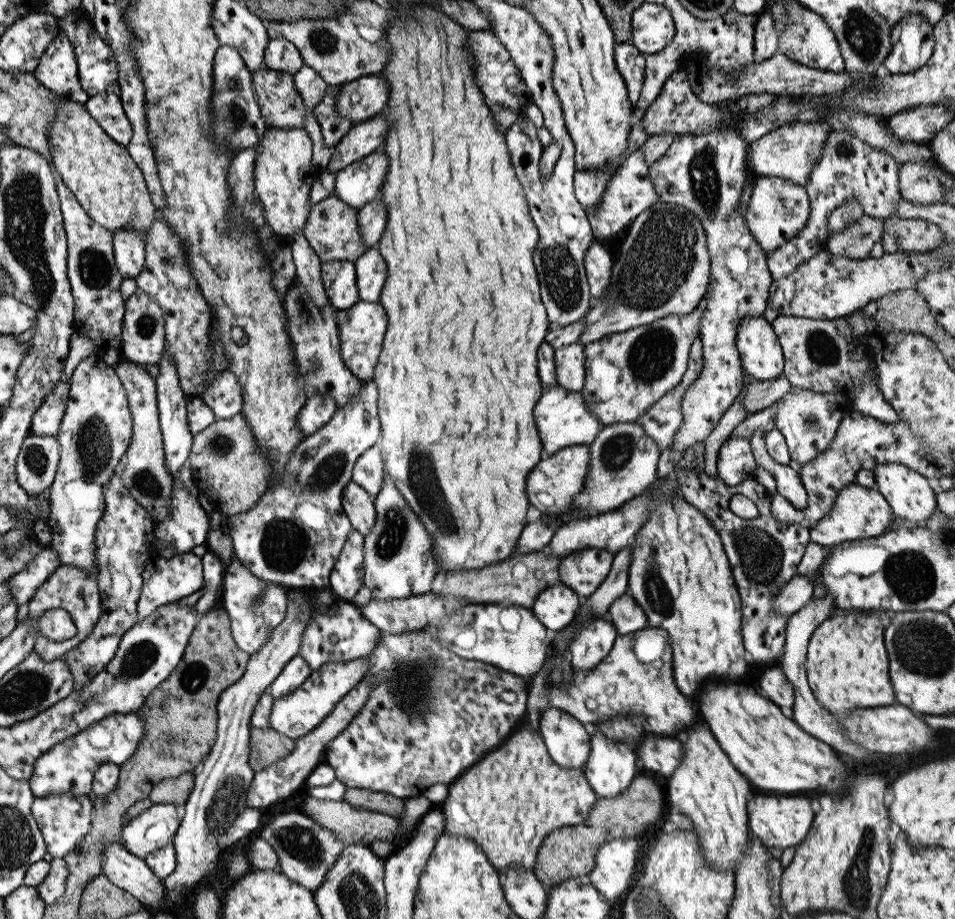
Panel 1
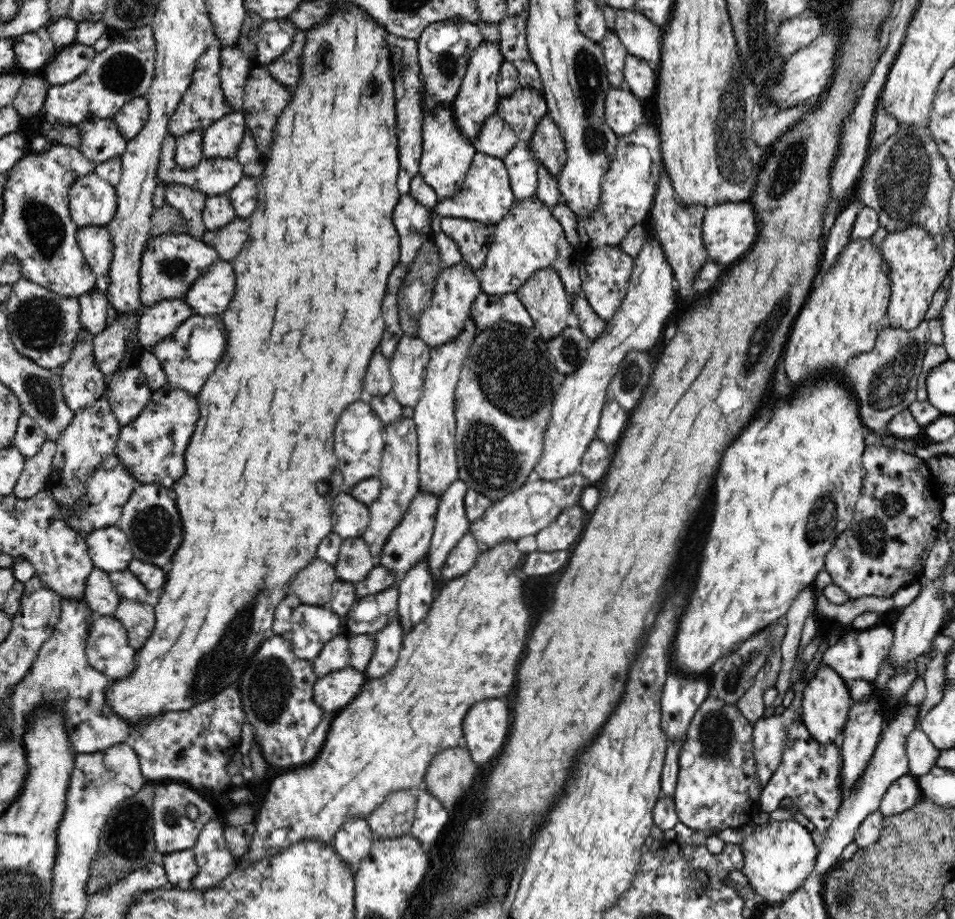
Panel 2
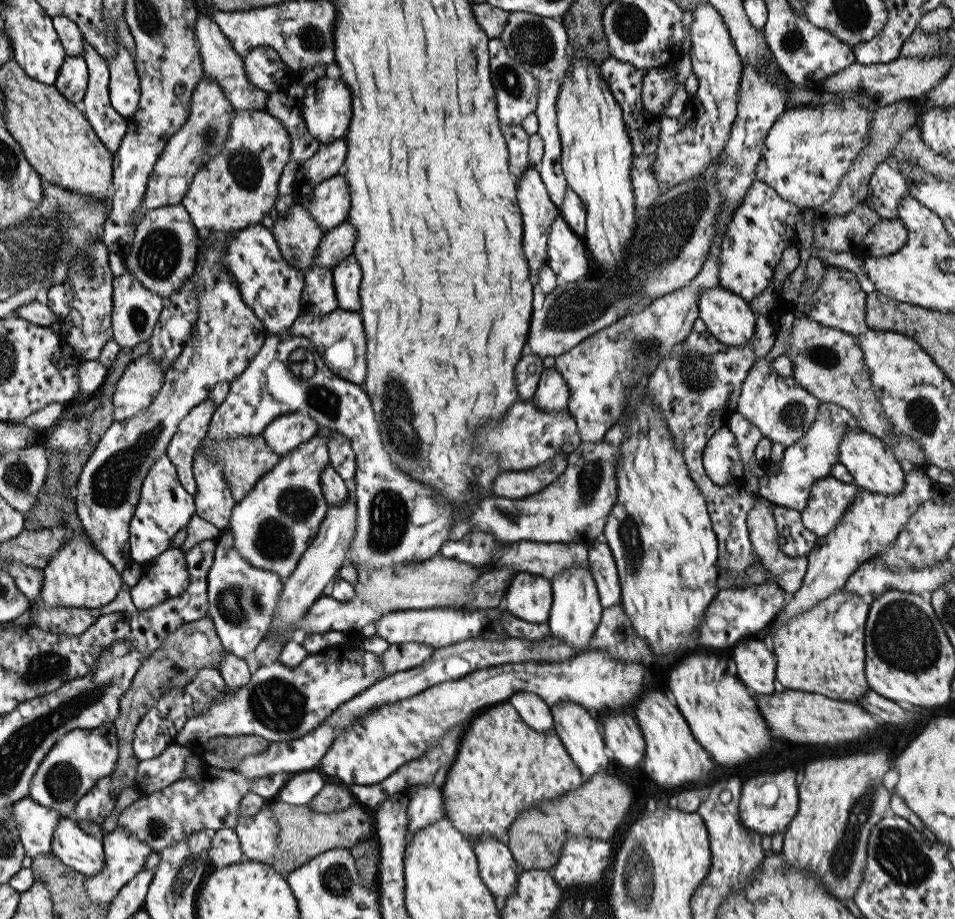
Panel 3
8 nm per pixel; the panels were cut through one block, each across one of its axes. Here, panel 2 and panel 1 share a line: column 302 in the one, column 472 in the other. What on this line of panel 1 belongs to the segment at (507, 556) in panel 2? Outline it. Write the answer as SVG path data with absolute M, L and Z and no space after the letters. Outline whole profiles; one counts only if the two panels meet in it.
M522 720L506 742L482 757L449 786L448 796L440 810L445 816L445 832L472 839L499 872L516 865L533 870L546 835L554 829L586 824L597 797L586 781L583 770L563 767L554 762L541 736L532 732Z

